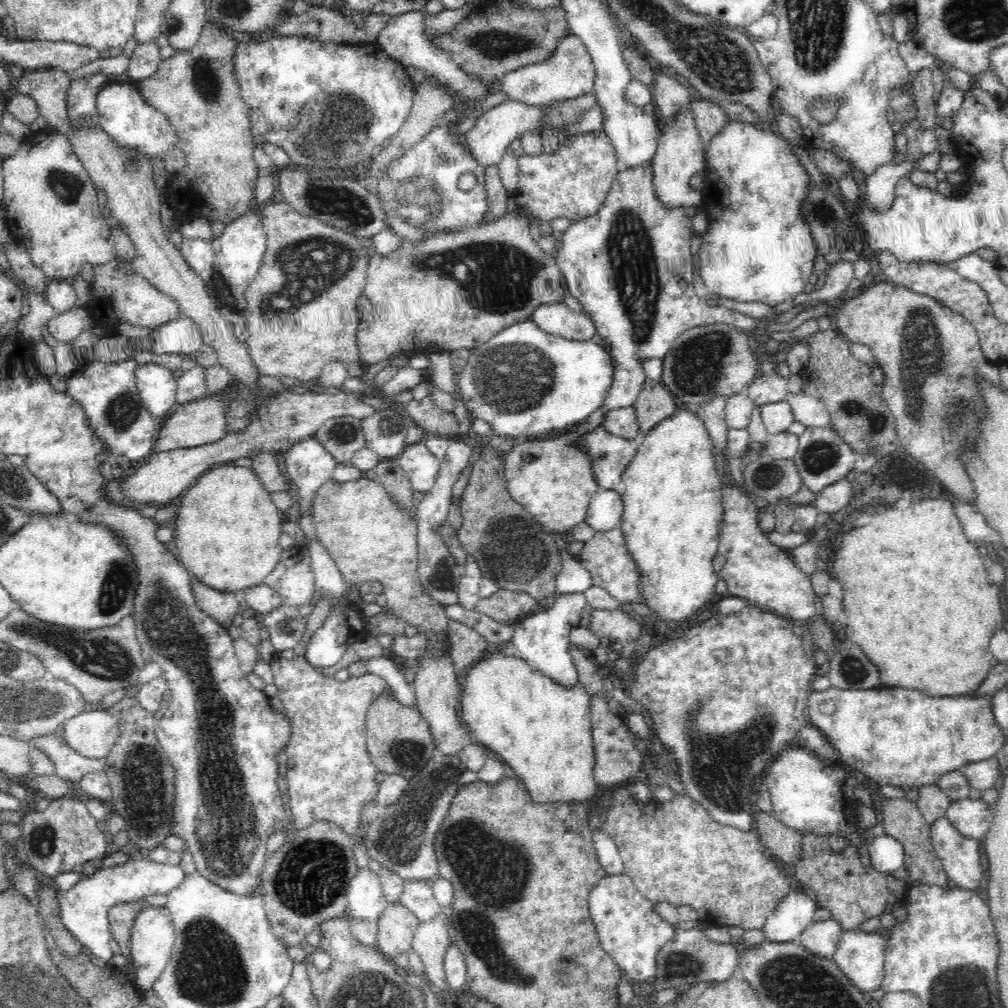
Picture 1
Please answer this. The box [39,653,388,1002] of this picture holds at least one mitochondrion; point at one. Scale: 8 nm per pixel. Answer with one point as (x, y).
(312, 873)

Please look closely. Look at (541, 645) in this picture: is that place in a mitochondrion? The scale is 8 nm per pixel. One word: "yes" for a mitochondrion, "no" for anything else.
no

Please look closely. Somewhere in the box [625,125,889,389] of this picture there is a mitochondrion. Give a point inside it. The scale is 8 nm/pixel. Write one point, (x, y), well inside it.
(823, 213)

